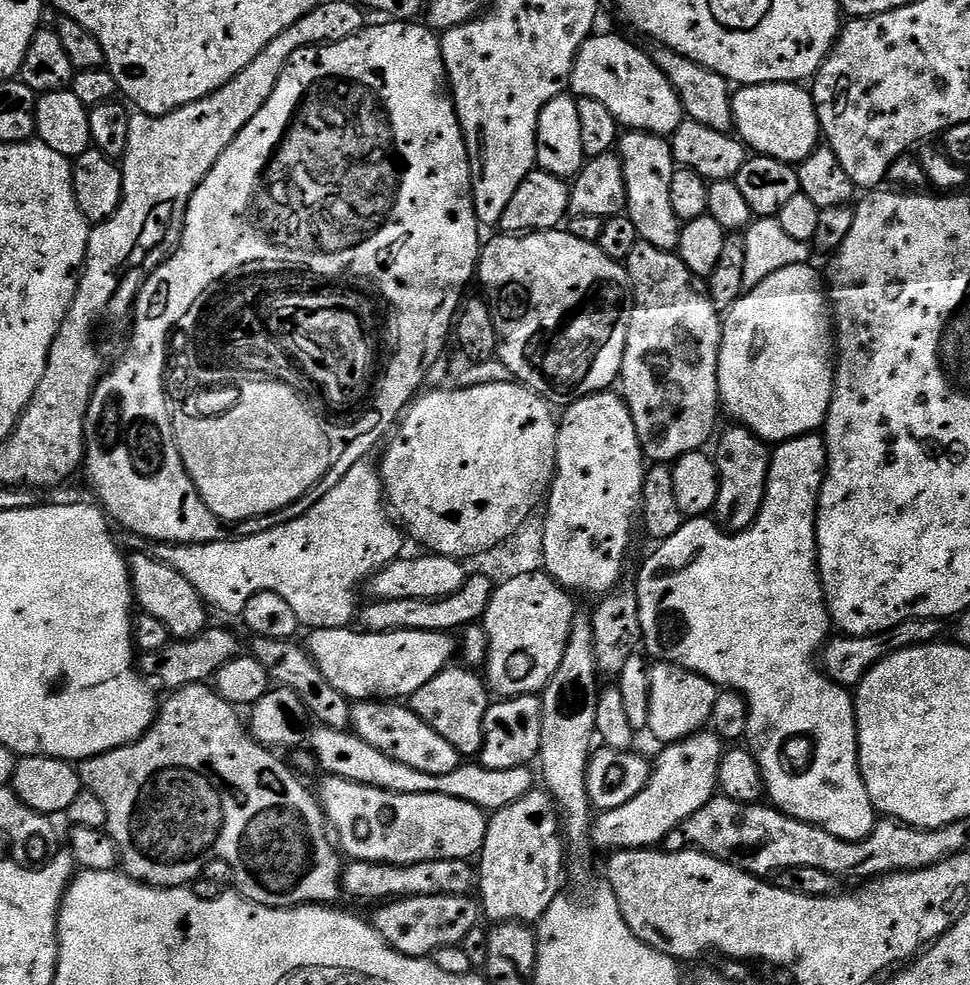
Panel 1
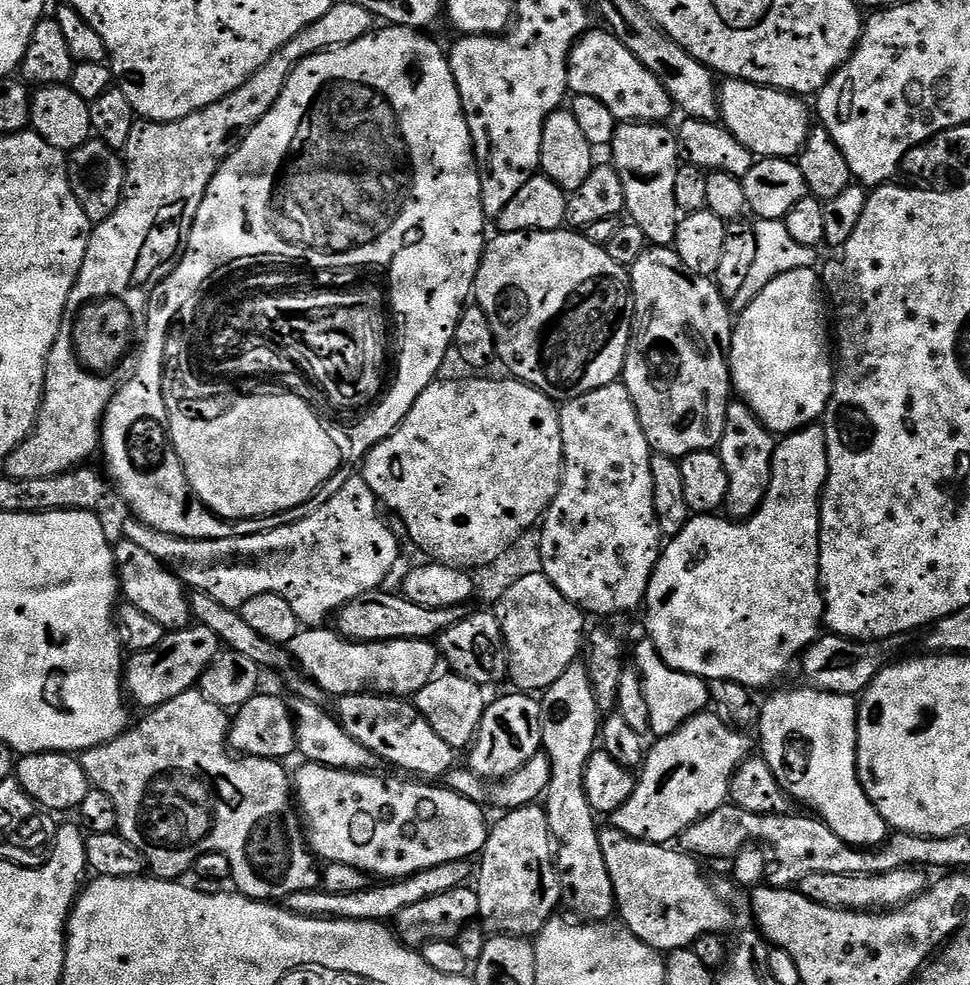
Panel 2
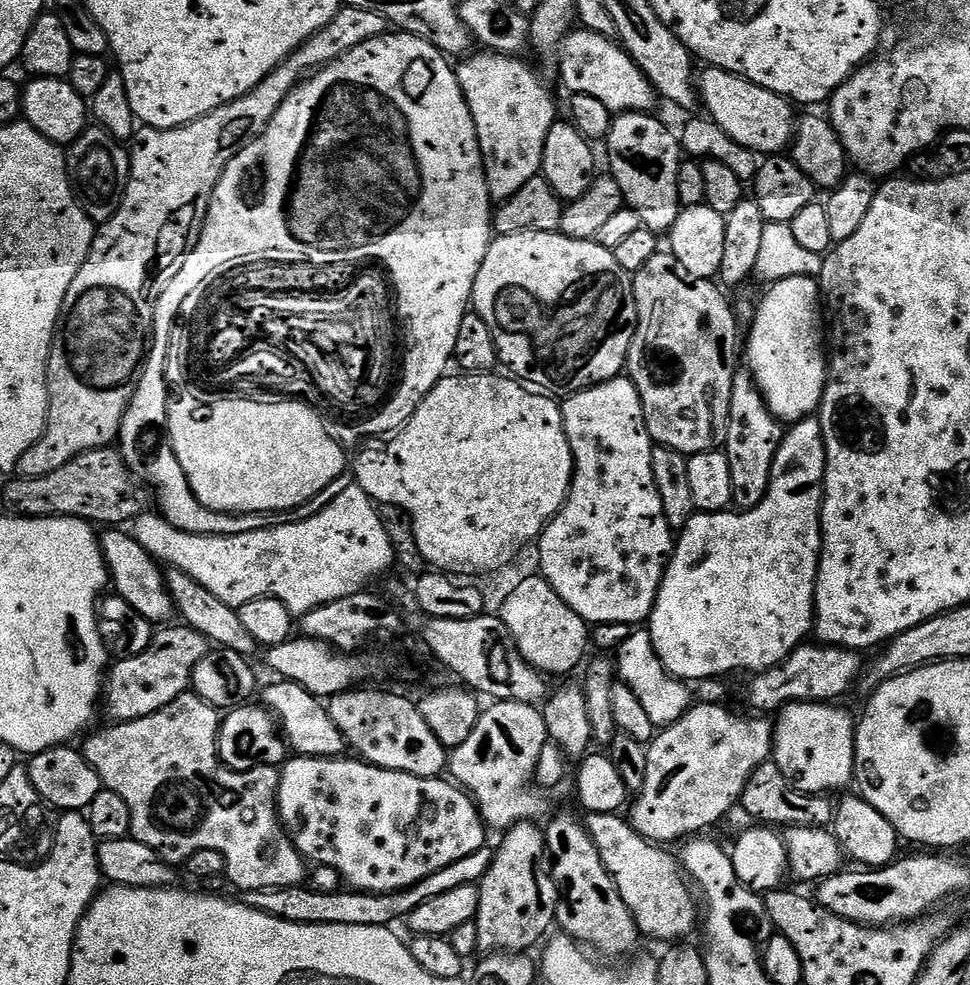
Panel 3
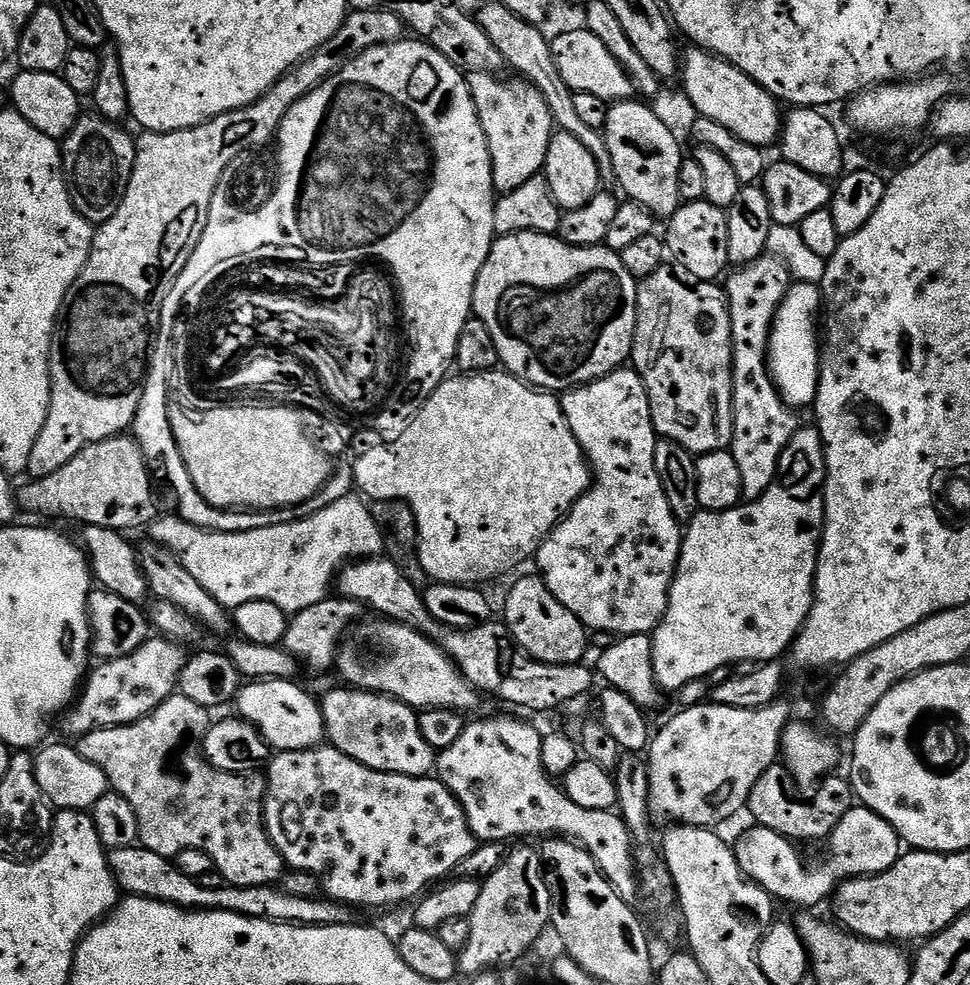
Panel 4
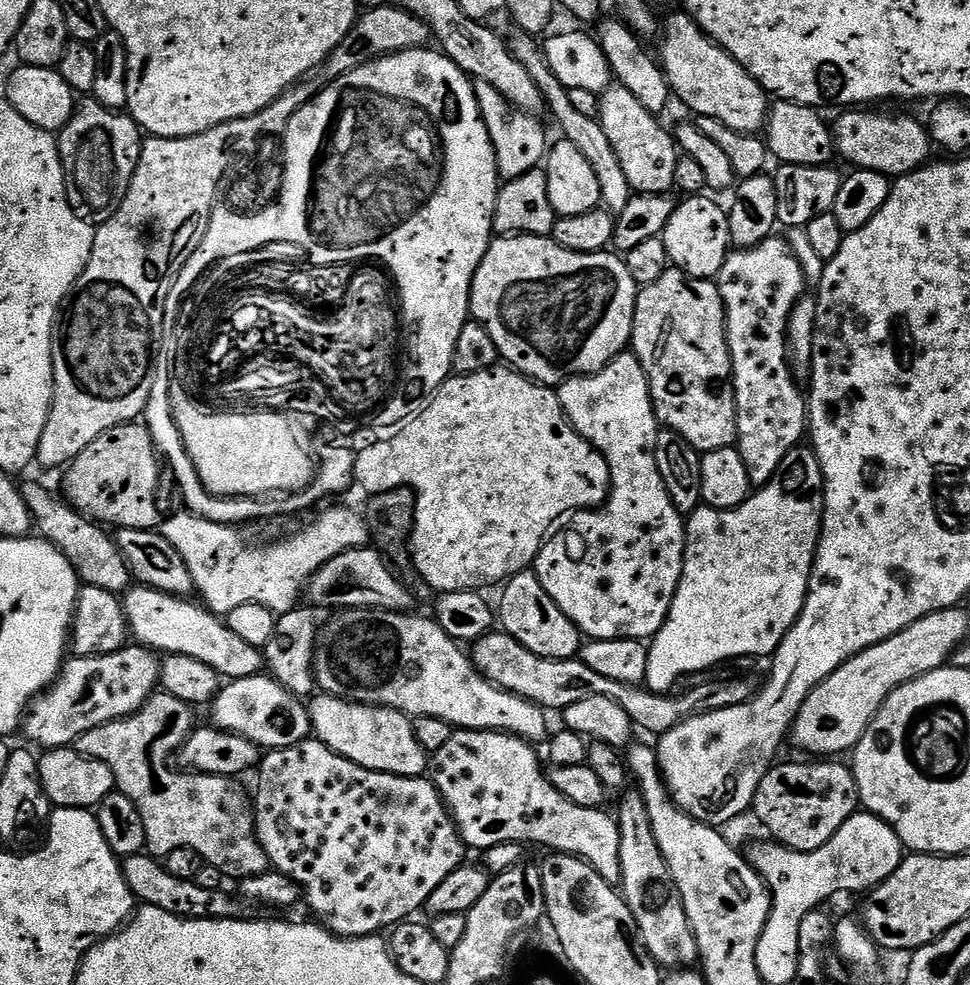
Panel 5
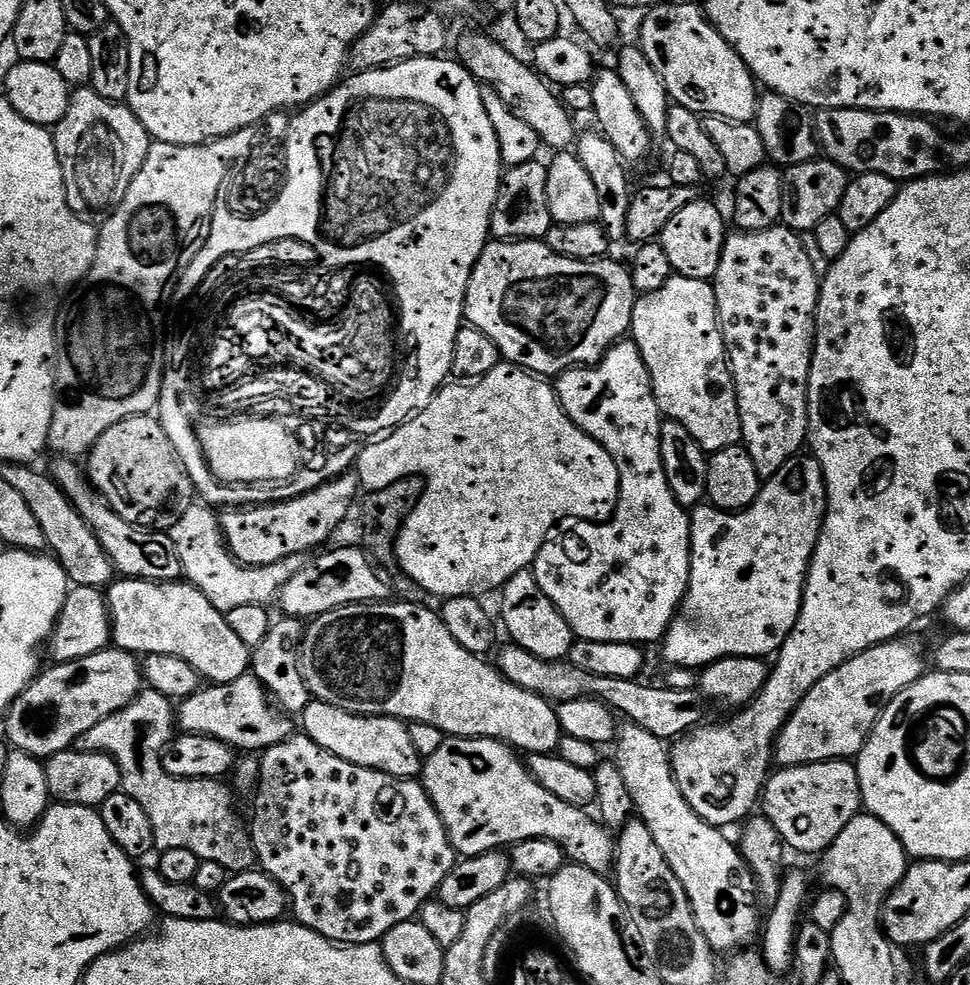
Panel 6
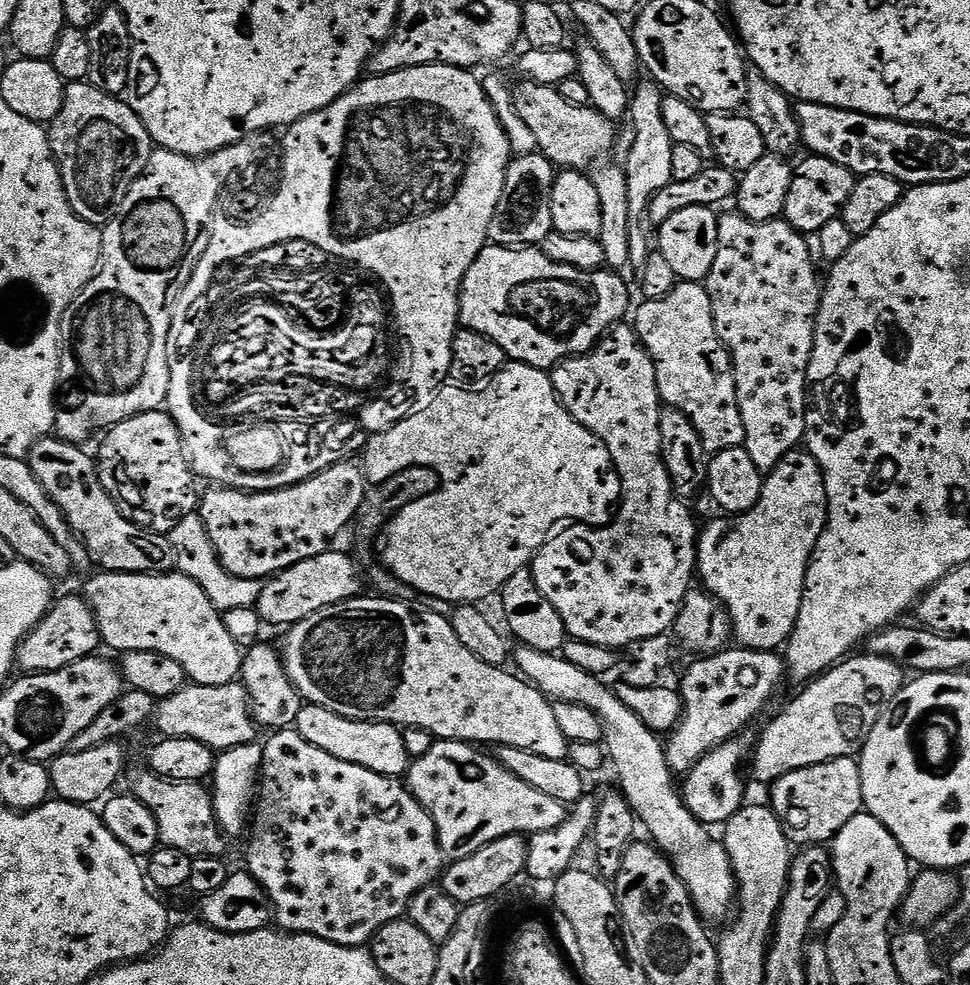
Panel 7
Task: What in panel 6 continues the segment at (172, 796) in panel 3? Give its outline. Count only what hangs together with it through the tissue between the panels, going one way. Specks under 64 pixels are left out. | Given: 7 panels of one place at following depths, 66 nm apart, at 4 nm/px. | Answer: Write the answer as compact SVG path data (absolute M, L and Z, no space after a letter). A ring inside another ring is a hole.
M145 687L122 710L110 714L98 726L86 730L76 739L74 745L77 752L104 752L114 762L120 771L122 790L142 810L146 810L150 818L150 826L154 828L154 845L160 852L166 850L194 850L199 860L218 862L218 866L228 869L229 873L247 872L256 864L256 851L252 848L252 837L249 829L240 821L236 813L236 804L232 801L232 792L220 780L183 780L174 778L164 769L162 753L174 739L178 728L178 712L173 701L167 700L154 689Z

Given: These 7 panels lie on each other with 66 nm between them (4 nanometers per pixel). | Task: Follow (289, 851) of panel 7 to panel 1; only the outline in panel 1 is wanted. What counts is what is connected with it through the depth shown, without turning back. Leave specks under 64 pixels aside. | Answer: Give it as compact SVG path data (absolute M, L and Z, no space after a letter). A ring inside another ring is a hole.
M325 775L323 779L324 781L320 784L320 792L318 788L320 806L324 809L324 817L328 820L331 831L338 841L339 851L349 861L365 860L375 864L421 864L427 860L468 860L475 857L479 853L480 847L484 844L489 817L482 809L470 802L462 802L458 798L446 798L446 794L398 794L397 792L387 792L386 790L378 790L374 786L351 784L350 781L343 780L337 776Z

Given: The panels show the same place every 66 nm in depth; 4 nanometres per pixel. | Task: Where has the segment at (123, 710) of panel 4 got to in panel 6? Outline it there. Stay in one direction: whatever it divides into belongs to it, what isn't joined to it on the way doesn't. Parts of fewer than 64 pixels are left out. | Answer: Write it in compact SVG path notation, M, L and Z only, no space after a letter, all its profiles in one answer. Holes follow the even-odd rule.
M115 646L90 654L90 658L45 667L8 707L3 717L7 743L15 751L41 758L67 752L86 730L122 710L141 690L141 661L133 653Z

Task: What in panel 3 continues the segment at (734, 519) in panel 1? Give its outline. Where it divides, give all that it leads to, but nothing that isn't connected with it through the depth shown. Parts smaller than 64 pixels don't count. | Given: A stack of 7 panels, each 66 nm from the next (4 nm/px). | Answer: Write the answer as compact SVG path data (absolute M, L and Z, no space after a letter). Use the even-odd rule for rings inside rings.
M740 370L733 375L730 394L730 414L728 415L728 436L724 439L722 450L730 462L730 486L732 504L737 509L747 510L758 506L772 480L774 458L784 441L785 429L781 421L768 409L762 394L752 381L752 373Z

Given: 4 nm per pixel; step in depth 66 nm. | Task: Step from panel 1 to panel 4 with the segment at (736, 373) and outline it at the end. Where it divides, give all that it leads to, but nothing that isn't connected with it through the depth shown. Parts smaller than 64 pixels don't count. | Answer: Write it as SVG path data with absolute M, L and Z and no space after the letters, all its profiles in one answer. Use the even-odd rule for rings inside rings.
M793 283L784 295L780 308L776 311L776 321L772 323L772 333L768 339L768 373L776 383L776 389L786 401L789 408L801 410L813 403L816 398L816 387L820 381L820 344L818 343L818 313L822 308L822 297L817 285Z

